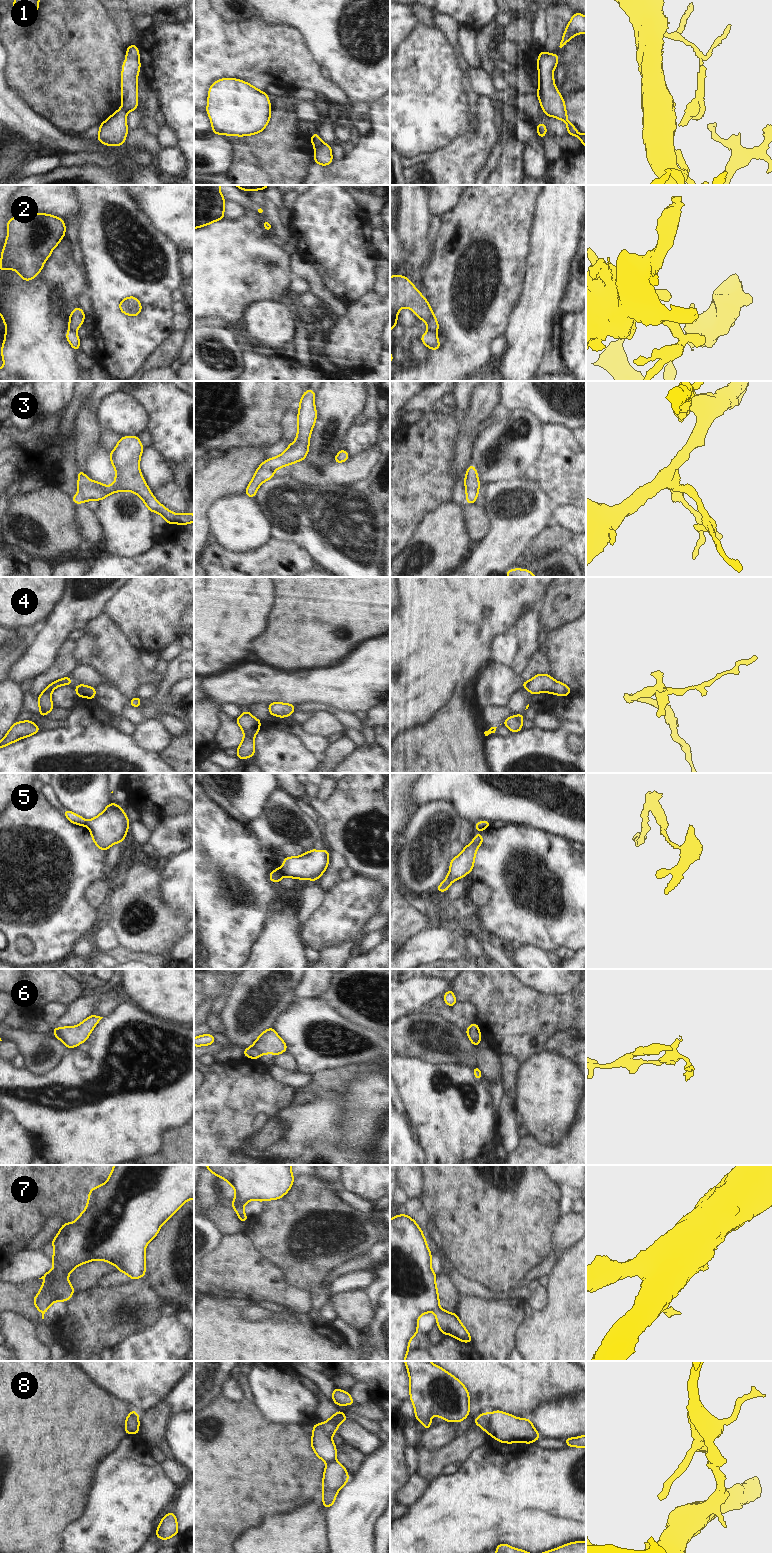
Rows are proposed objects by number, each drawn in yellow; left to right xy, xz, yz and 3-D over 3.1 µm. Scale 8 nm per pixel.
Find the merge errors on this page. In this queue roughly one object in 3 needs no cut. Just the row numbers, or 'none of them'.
1, 2, 4, 5, 6, 8

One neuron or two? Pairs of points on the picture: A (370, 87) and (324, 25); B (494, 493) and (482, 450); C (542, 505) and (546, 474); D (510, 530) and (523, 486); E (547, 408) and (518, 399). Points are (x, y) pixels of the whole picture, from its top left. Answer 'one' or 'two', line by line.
A: one
B: two
C: two
D: one
E: one

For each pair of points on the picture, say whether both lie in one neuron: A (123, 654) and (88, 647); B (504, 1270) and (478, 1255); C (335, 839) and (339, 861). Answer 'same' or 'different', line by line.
A: same
B: same
C: different

